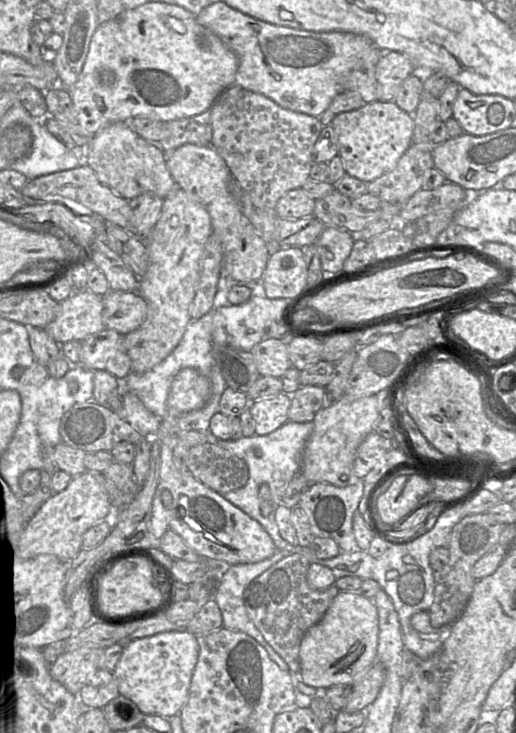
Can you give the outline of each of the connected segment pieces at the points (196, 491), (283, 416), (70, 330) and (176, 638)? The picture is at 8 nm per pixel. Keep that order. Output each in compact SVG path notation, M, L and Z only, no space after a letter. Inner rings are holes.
M160 439L160 470L153 501L150 519L150 532L160 539L168 530L173 530L182 537L185 543L202 557L215 560L221 565L256 563L272 556L277 548L265 529L240 508L225 499L223 495L198 481L189 472L180 472L174 462L171 440Z
M279 393L250 402L250 412L254 421L256 435L267 435L288 420L288 409L291 404L289 395Z
M88 289L59 303L54 320L44 329L58 344L83 341L105 329L103 296Z
M187 629L161 632L125 643L113 670L119 693L130 698L142 713L164 717L179 714L187 702L199 649L197 636Z

